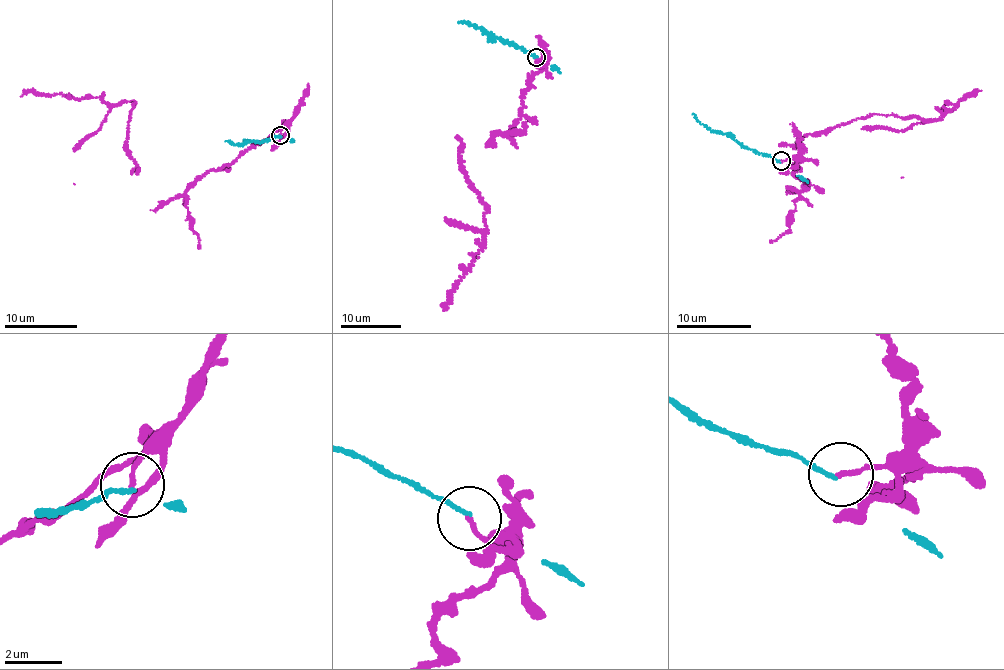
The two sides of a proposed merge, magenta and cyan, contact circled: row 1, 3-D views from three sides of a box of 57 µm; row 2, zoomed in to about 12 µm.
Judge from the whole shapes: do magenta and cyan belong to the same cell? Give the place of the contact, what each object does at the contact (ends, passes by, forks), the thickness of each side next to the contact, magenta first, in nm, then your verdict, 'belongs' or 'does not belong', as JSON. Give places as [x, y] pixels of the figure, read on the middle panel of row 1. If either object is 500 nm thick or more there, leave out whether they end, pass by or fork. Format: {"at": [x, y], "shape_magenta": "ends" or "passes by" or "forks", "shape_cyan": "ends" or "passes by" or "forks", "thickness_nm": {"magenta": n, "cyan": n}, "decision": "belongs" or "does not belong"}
{"at": [536, 57], "shape_magenta": "ends", "shape_cyan": "ends", "thickness_nm": {"magenta": 150, "cyan": 110}, "decision": "does not belong"}

